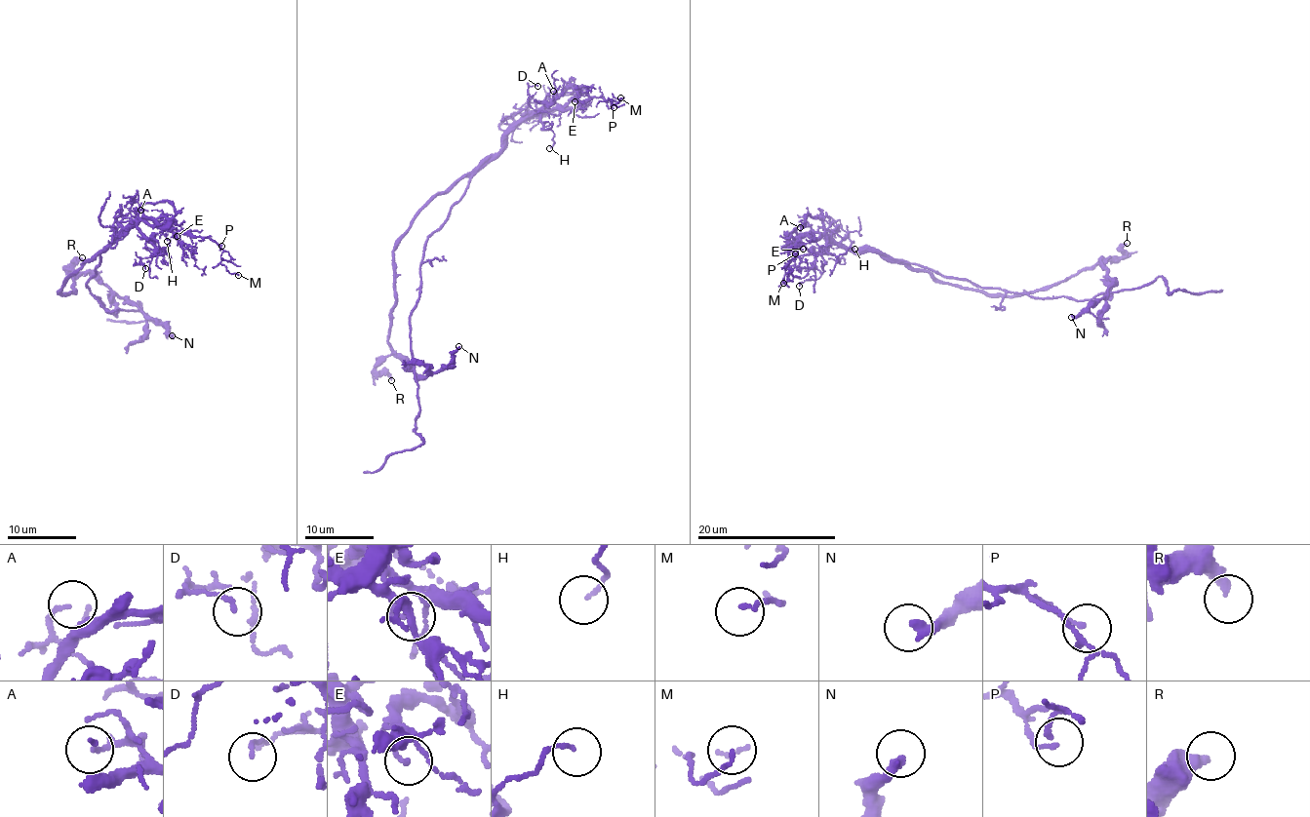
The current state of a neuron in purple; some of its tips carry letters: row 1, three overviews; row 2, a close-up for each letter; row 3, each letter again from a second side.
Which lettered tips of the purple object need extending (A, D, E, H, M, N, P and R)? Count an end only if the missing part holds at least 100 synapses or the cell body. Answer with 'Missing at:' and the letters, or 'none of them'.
Missing at: none of them

